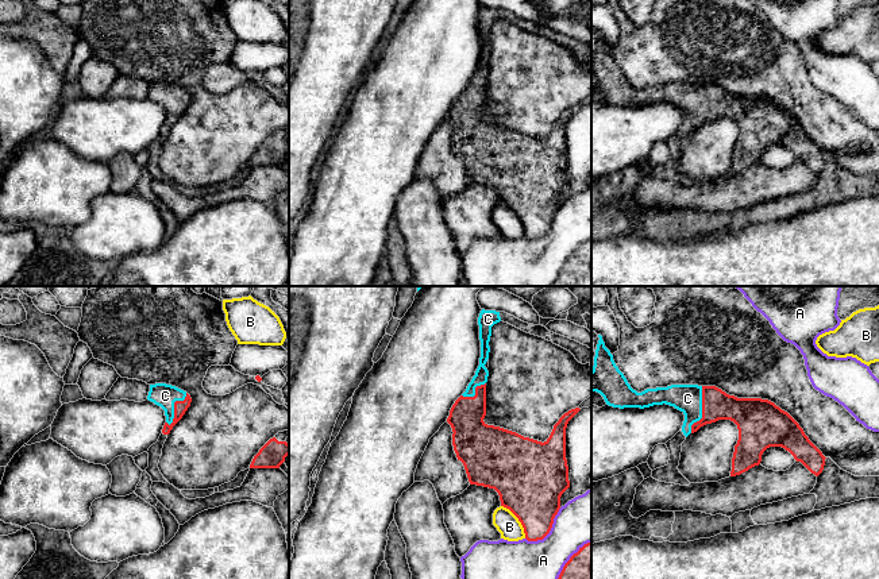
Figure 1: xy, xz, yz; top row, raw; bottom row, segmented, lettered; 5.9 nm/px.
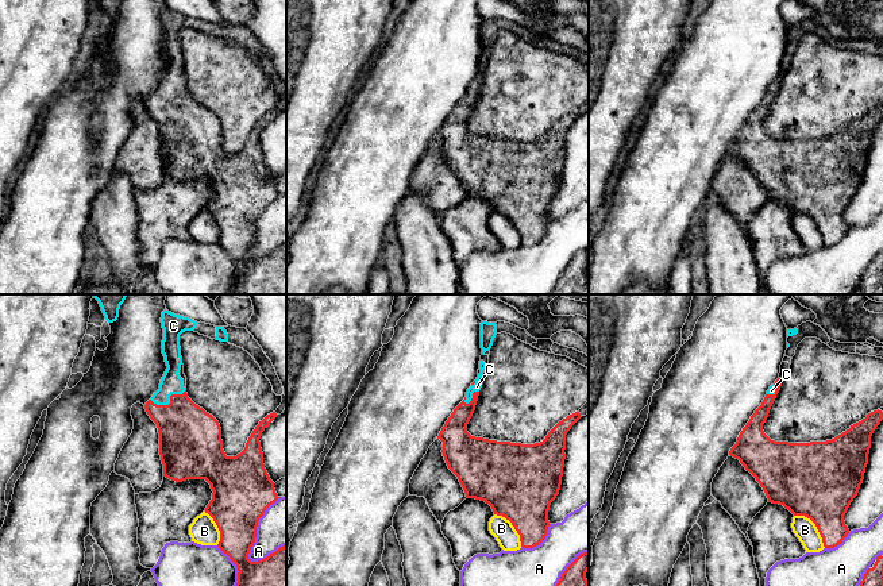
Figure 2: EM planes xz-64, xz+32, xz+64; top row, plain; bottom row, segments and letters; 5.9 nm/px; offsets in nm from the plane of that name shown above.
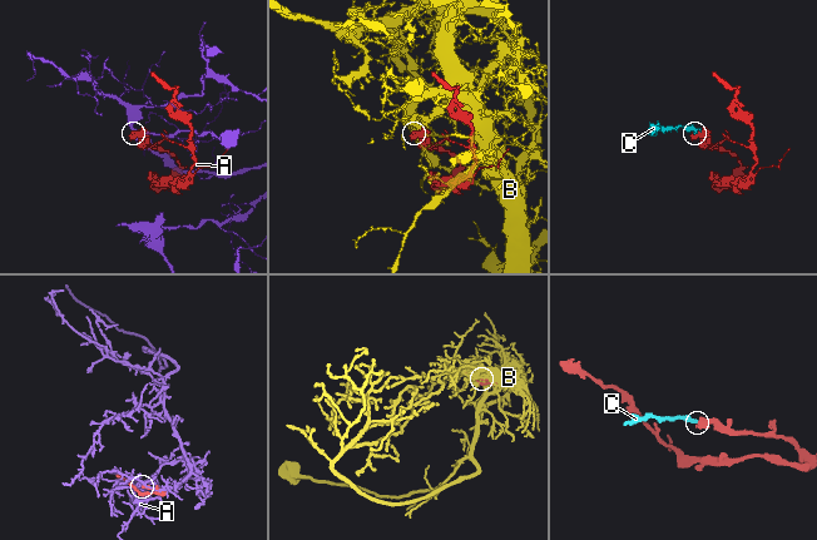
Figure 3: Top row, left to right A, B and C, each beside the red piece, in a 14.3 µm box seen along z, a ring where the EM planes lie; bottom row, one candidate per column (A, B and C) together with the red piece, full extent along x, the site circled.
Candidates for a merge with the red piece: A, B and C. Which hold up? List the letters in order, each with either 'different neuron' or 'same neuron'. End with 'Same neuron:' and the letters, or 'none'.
A: different neuron
B: different neuron
C: same neuron
Same neuron: C

